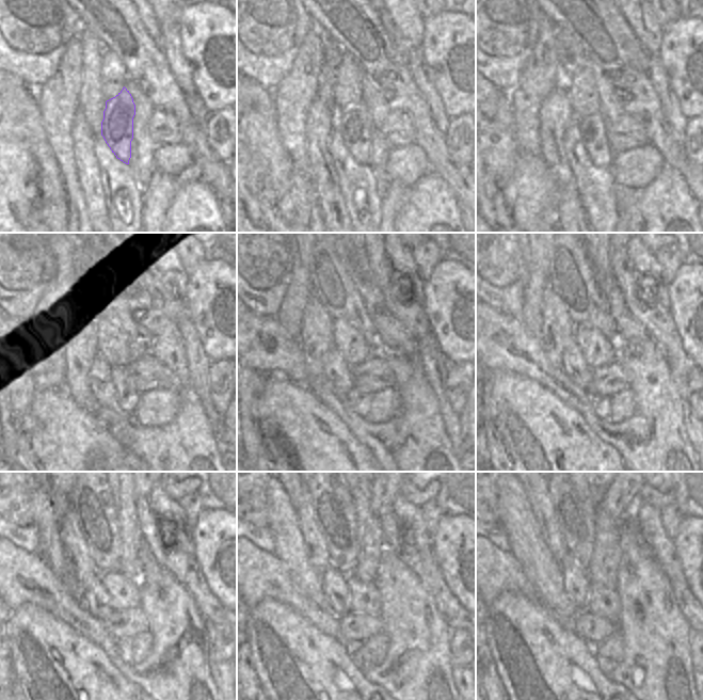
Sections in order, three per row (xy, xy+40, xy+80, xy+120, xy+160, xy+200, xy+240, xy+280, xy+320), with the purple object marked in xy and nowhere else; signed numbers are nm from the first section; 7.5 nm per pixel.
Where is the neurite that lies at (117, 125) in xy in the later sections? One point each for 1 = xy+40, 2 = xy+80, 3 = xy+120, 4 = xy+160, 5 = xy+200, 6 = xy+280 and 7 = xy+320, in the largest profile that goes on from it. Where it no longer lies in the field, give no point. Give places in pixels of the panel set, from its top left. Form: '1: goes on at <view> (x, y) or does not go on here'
1: goes on at xy+40 (354, 123)
2: goes on at xy+80 (593, 128)
3: goes on at xy+120 (126, 395)
4: goes on at xy+160 (361, 402)
5: goes on at xy+200 (602, 406)
6: goes on at xy+280 (361, 656)
7: goes on at xy+320 (607, 666)

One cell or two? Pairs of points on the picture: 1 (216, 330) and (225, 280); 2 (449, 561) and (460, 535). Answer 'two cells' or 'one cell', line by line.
1: one cell
2: one cell

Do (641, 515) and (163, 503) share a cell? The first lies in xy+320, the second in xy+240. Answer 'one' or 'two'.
one

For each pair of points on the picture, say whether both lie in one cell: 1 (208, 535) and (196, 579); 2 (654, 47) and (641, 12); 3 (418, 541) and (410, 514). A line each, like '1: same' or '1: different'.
1: different
2: same
3: same

